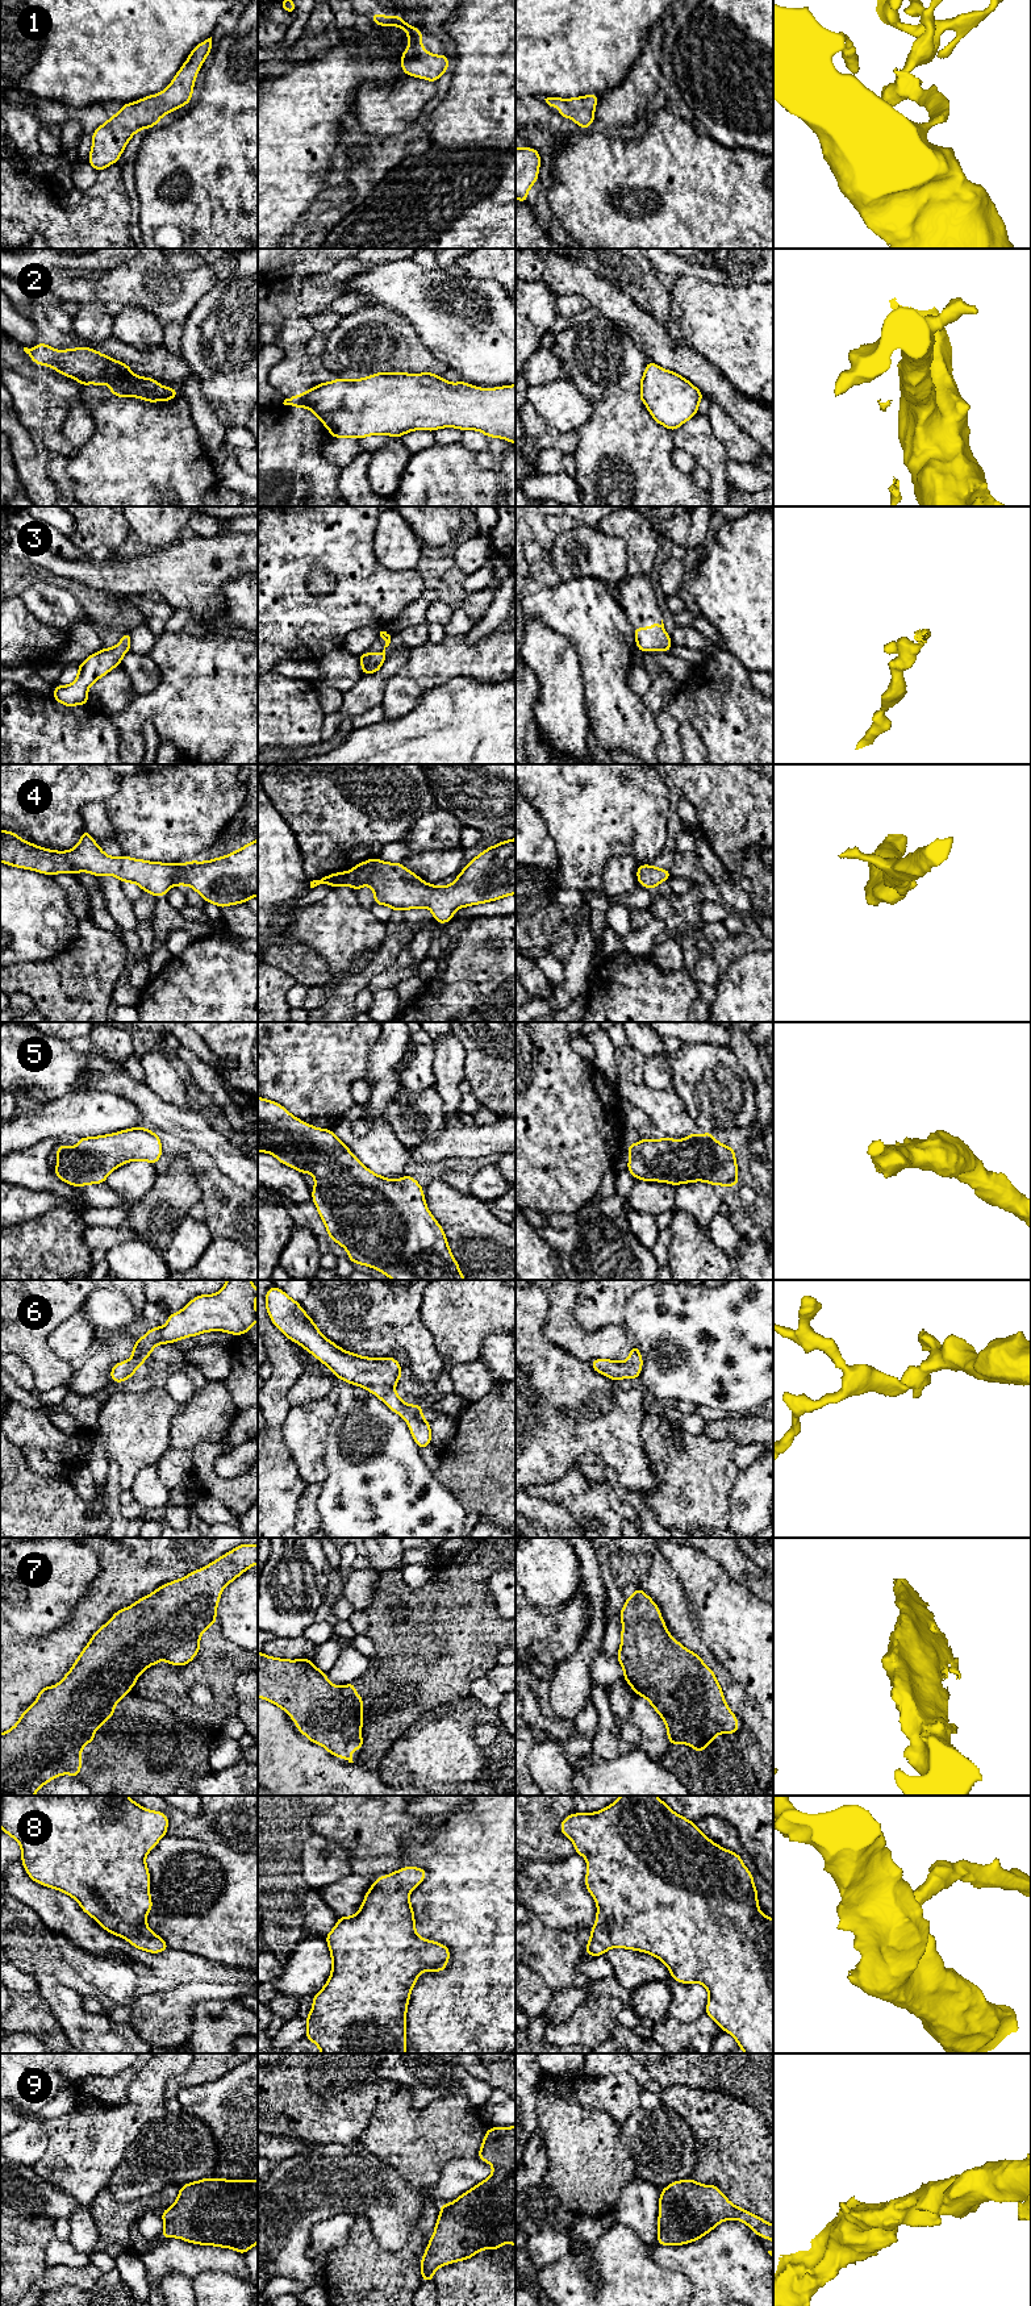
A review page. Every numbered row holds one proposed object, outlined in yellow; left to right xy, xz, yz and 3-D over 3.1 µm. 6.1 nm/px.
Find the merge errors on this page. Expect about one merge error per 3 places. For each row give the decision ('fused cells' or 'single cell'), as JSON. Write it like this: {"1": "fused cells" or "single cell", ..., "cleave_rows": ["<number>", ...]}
{"1": "single cell", "2": "fused cells", "3": "single cell", "4": "single cell", "5": "single cell", "6": "single cell", "7": "single cell", "8": "single cell", "9": "single cell", "cleave_rows": ["2"]}

